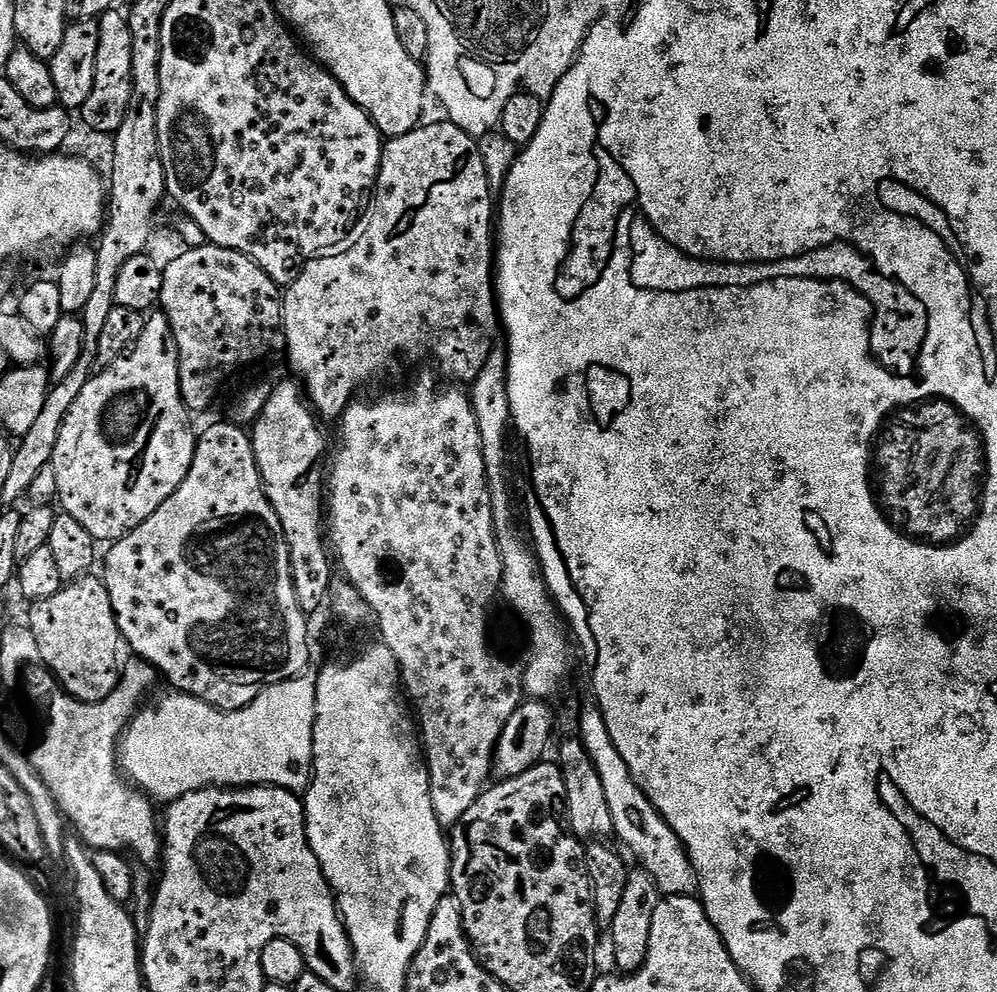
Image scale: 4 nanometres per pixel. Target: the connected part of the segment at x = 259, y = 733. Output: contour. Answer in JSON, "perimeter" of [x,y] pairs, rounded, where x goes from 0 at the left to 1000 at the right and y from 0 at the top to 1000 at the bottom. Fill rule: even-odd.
{"perimeter":[[[302,679],[294,685],[284,685],[259,700],[253,710],[249,710],[240,718],[225,718],[222,714],[211,712],[194,702],[184,700],[172,700],[165,706],[160,706],[156,714],[141,713],[140,717],[133,722],[124,741],[120,743],[118,755],[118,769],[121,779],[141,798],[147,800],[153,807],[172,808],[181,802],[192,798],[198,798],[204,794],[248,794],[250,792],[268,792],[270,794],[285,794],[288,798],[304,799],[313,789],[313,749],[315,748],[315,728],[317,727],[317,681]]]}

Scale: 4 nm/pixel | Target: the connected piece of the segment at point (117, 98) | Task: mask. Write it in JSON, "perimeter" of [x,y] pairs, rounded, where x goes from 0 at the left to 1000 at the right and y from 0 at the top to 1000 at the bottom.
{"perimeter":[[[109,10],[98,17],[98,63],[94,63],[94,91],[90,91],[90,99],[78,111],[78,119],[86,123],[91,131],[115,134],[122,121],[126,117],[127,109],[130,107],[132,93],[133,66],[130,58],[134,54],[134,38],[130,35],[130,22],[123,11]]]}

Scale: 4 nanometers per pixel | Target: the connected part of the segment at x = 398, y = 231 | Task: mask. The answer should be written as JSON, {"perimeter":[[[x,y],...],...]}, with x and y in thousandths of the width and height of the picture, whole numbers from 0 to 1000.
{"perimeter":[[[452,123],[435,127],[421,126],[420,129],[411,131],[407,135],[392,138],[385,145],[385,154],[381,160],[381,170],[377,176],[377,189],[371,198],[371,206],[372,202],[373,211],[369,214],[365,235],[344,252],[322,256],[317,261],[309,263],[296,284],[288,287],[283,294],[285,346],[289,367],[298,375],[294,376],[299,380],[318,420],[326,424],[327,422],[333,425],[340,424],[360,396],[357,394],[364,387],[379,382],[388,371],[395,370],[397,359],[438,359],[441,362],[442,376],[450,375],[462,383],[458,383],[462,388],[472,388],[473,384],[479,381],[483,369],[487,369],[487,361],[491,361],[493,352],[498,350],[497,338],[503,338],[504,335],[495,289],[495,191],[489,184],[487,167],[483,163],[478,138],[467,135],[459,126]]]}

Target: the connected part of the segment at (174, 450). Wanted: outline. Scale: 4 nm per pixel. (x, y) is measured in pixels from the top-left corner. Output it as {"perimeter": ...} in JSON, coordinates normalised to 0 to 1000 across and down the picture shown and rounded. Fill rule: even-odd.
{"perimeter":[[[153,314],[148,319],[146,333],[142,333],[142,341],[110,369],[93,377],[70,417],[66,417],[50,469],[56,483],[56,500],[64,511],[61,513],[70,522],[82,526],[97,546],[121,544],[142,530],[179,494],[191,474],[191,466],[195,466],[199,435],[193,432],[193,423],[194,416],[189,414],[181,396],[181,358],[175,333],[171,333],[163,314]]]}

